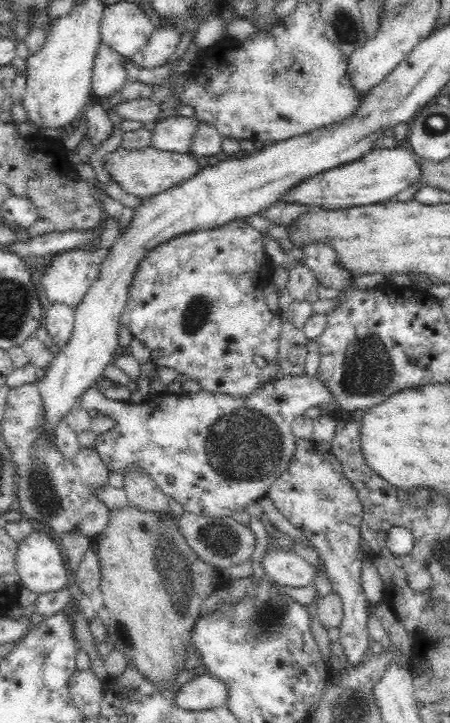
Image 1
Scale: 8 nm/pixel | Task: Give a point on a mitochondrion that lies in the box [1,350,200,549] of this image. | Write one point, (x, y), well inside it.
(43, 494)

